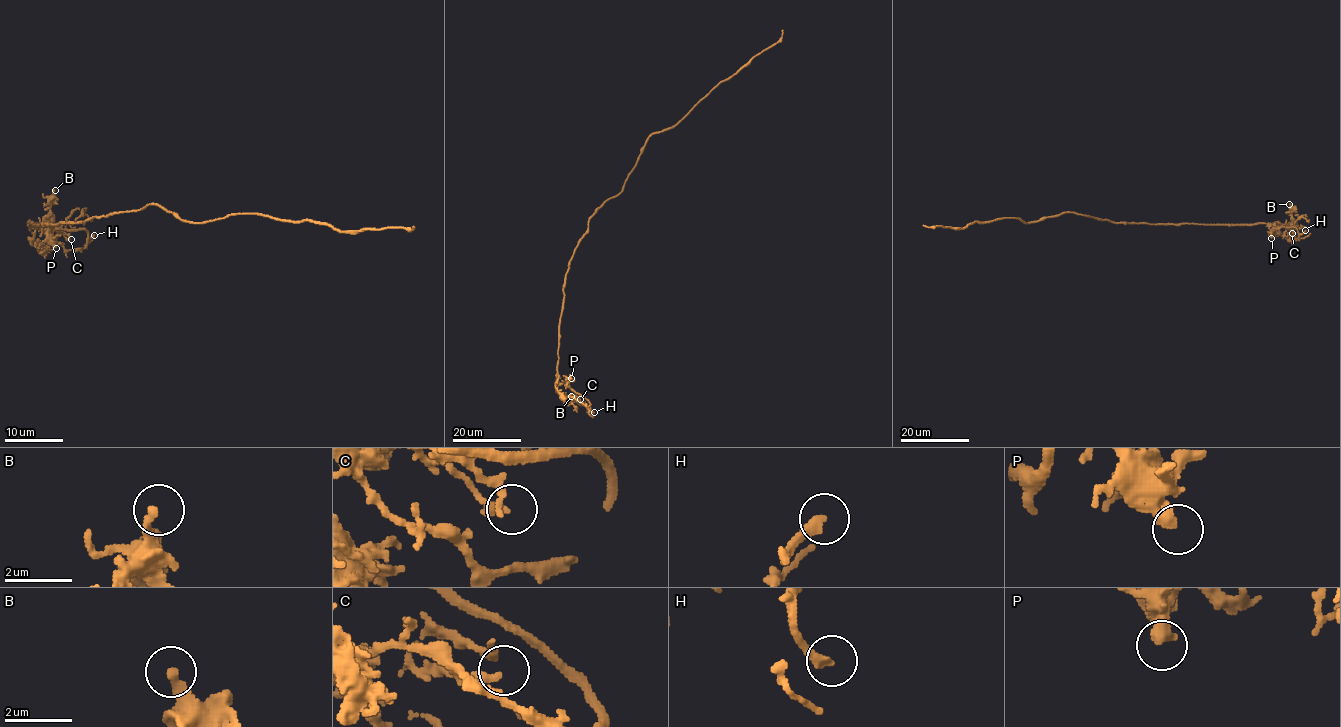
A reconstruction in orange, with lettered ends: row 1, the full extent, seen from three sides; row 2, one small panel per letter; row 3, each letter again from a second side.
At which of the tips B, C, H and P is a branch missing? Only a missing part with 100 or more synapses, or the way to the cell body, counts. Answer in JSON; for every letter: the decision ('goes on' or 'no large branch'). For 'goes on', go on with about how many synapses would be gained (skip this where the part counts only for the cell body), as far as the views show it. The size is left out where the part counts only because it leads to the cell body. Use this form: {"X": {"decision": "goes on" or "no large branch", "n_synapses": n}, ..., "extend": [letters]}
{"B": {"decision": "no large branch"}, "C": {"decision": "no large branch"}, "H": {"decision": "goes on", "n_synapses": 110}, "P": {"decision": "no large branch"}, "extend": ["H"]}

